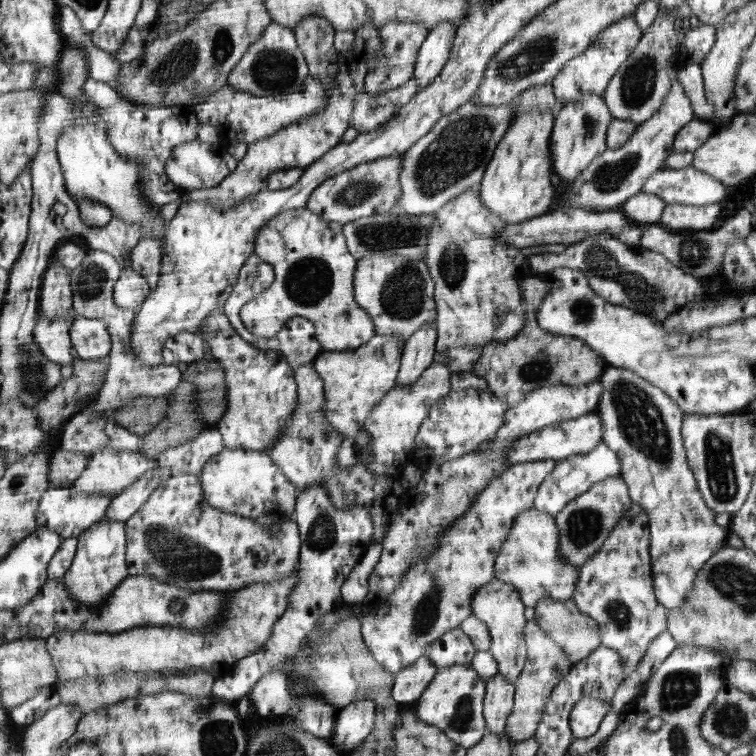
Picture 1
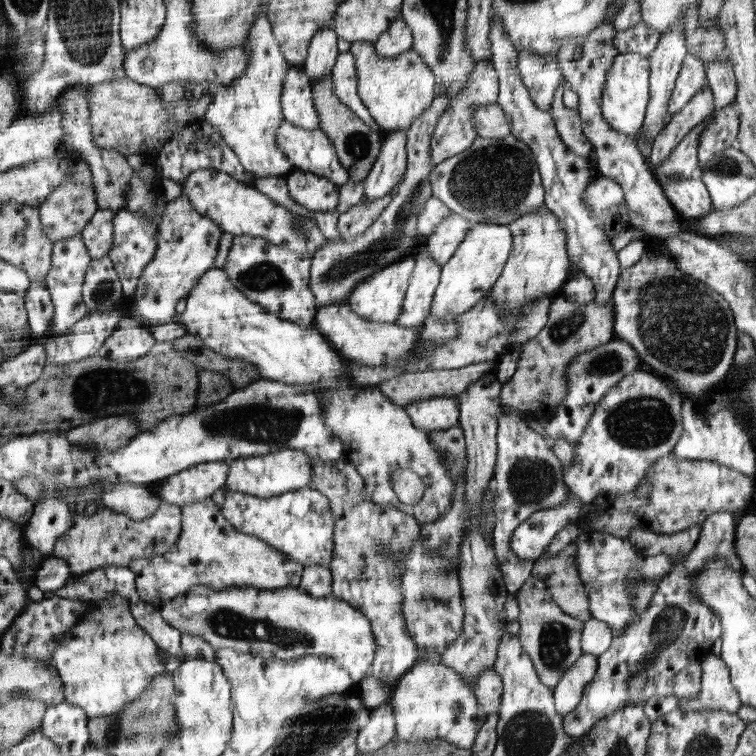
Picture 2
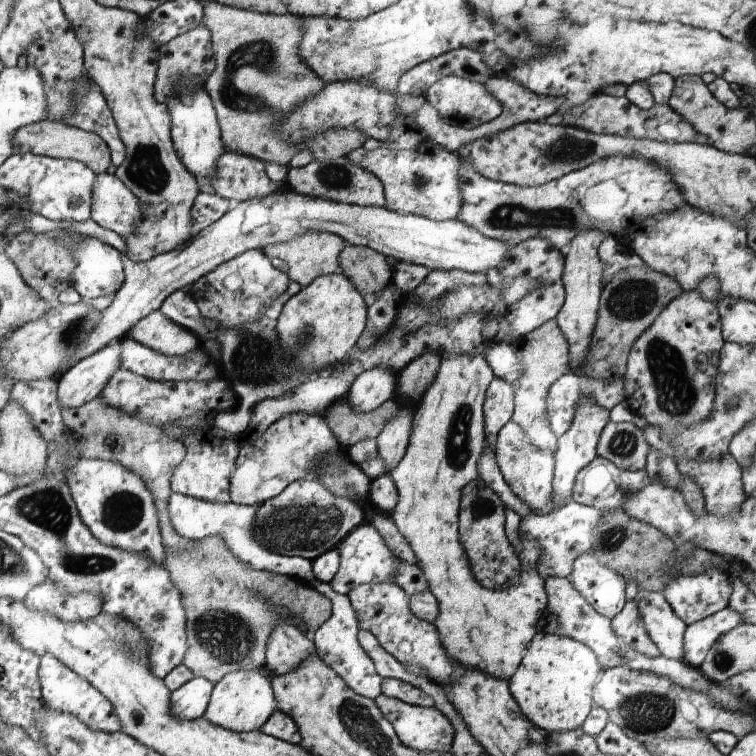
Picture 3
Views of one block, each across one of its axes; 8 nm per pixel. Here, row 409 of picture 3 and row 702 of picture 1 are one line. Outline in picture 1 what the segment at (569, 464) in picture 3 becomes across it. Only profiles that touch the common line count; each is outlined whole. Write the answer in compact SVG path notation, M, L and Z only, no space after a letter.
M589 696L577 700L568 716L569 730L573 738L587 738L593 735L609 707L609 703Z

